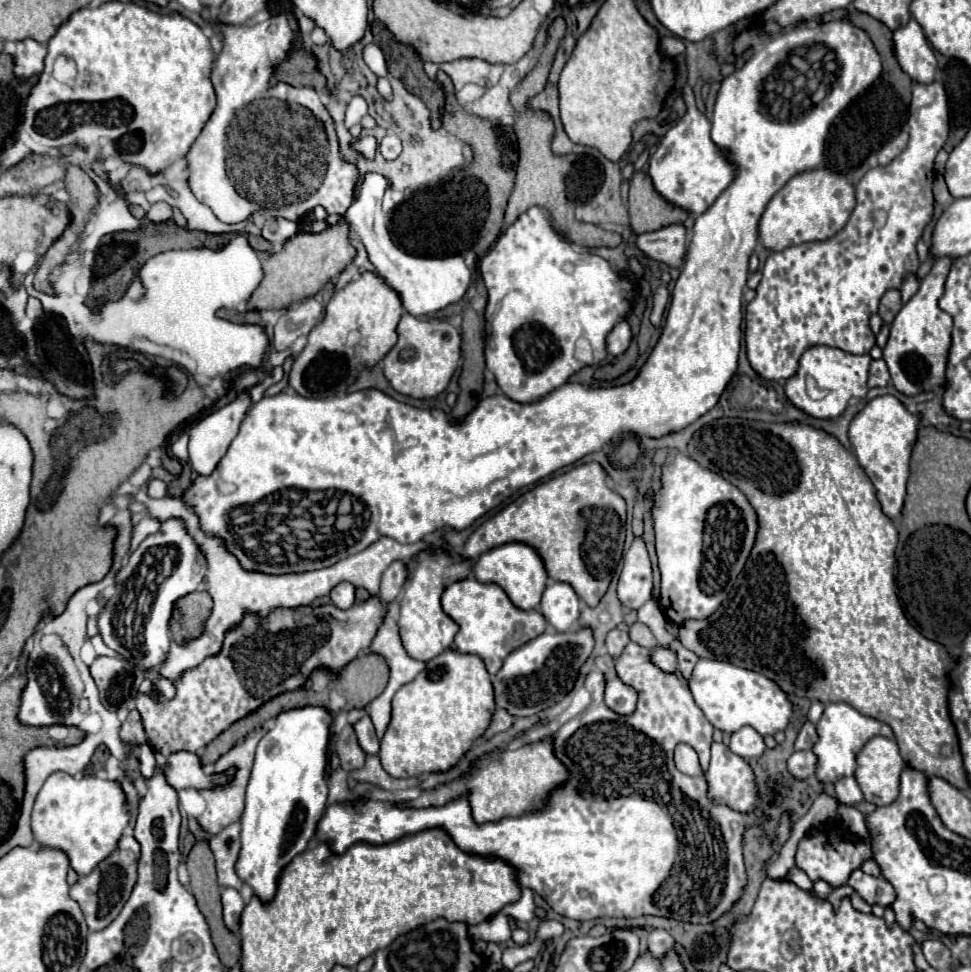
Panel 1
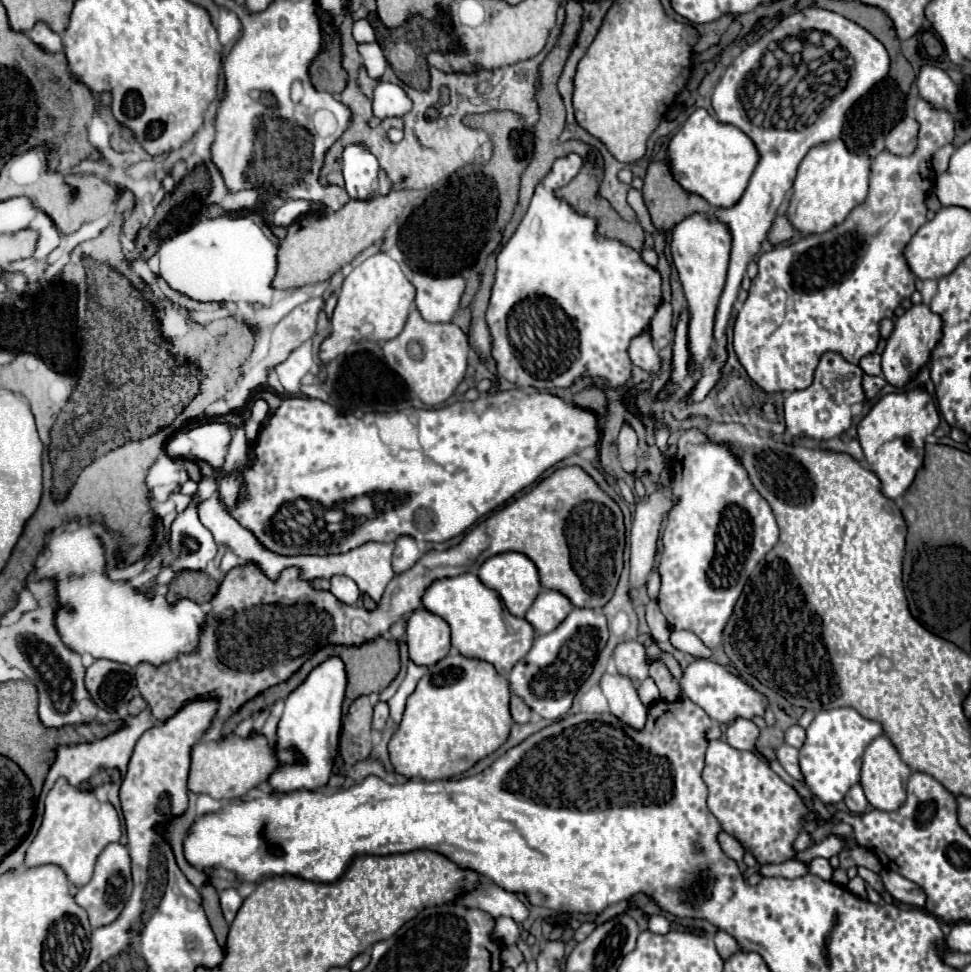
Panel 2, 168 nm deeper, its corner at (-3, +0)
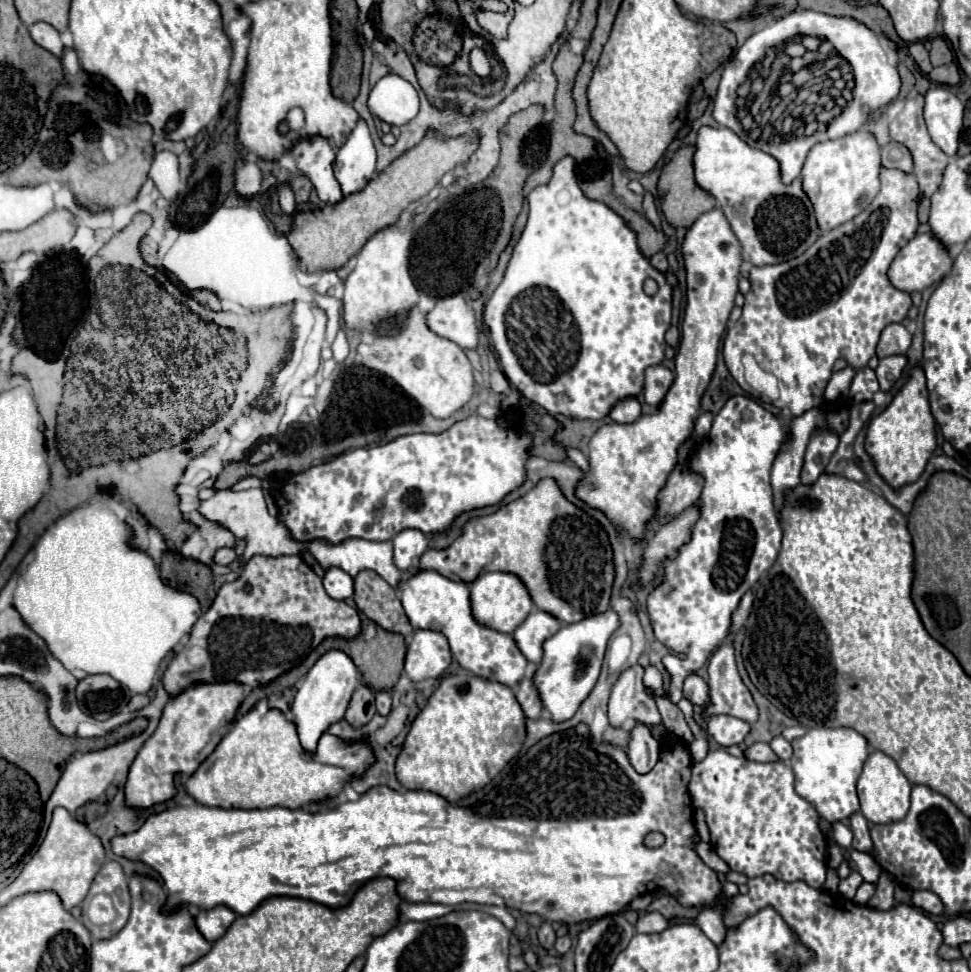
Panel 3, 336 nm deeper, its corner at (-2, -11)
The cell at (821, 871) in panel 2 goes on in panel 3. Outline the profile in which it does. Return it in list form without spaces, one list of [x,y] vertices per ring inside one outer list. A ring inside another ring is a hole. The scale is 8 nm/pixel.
[[[713,750],[705,756],[705,760],[693,764],[693,774],[689,780],[689,796],[695,808],[701,808],[707,814],[707,828],[711,834],[711,846],[719,854],[723,862],[735,872],[745,874],[747,878],[755,878],[761,874],[773,874],[785,882],[803,880],[811,888],[821,888],[825,882],[825,852],[827,842],[819,828],[817,810],[803,800],[793,790],[793,772],[791,768],[777,762],[751,762],[747,758],[735,758],[725,750]]]

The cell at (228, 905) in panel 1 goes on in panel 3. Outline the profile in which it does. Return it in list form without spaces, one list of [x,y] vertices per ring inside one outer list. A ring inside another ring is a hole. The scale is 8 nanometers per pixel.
[[[215,906],[211,910],[201,910],[195,918],[195,924],[197,924],[197,930],[201,932],[201,936],[207,940],[207,942],[215,942],[219,940],[225,930],[231,926],[231,922],[235,920],[235,912],[225,908],[225,906]]]

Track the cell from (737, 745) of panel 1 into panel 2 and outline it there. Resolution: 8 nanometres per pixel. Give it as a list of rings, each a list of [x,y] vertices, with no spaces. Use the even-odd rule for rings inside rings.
[[[738,719],[734,725],[726,729],[726,741],[740,751],[754,751],[758,735],[760,729],[754,725],[754,721],[748,719]]]

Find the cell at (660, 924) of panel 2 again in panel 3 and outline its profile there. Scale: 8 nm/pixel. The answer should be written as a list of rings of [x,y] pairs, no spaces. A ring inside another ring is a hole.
[[[645,912],[643,916],[637,918],[635,930],[643,932],[643,934],[655,934],[655,932],[663,932],[669,926],[669,922],[663,918],[663,914],[659,912]]]

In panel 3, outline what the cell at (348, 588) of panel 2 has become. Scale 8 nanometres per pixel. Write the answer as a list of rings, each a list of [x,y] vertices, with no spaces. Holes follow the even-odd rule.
[[[331,566],[329,570],[325,570],[323,586],[327,594],[335,600],[345,600],[353,596],[353,578],[349,578],[345,570],[337,570],[337,566]]]

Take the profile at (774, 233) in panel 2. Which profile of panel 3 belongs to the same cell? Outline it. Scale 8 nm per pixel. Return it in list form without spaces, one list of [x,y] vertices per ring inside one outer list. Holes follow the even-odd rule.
[[[703,126],[697,134],[695,148],[697,148],[695,156],[693,156],[695,180],[703,190],[713,194],[717,198],[717,202],[721,204],[721,210],[725,212],[735,236],[741,242],[741,256],[745,262],[751,262],[753,266],[781,264],[781,262],[787,262],[789,258],[801,256],[809,246],[813,246],[813,242],[819,238],[821,230],[817,226],[813,206],[811,206],[807,194],[803,192],[801,178],[795,178],[791,184],[783,184],[779,162],[771,154],[751,148],[729,128]]]

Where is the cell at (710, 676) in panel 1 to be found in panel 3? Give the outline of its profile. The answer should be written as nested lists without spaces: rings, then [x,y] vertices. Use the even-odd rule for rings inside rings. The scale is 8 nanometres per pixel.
[[[691,674],[685,678],[685,684],[683,684],[683,696],[687,700],[691,700],[693,704],[697,706],[705,706],[707,700],[709,700],[709,686],[703,678],[699,678],[697,674]]]

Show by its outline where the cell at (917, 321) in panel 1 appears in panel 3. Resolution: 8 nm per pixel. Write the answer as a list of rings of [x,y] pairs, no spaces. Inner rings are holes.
[[[887,356],[887,358],[879,360],[879,366],[877,366],[875,374],[877,374],[879,386],[881,386],[883,392],[887,392],[893,386],[893,382],[901,376],[905,364],[907,364],[905,356]]]

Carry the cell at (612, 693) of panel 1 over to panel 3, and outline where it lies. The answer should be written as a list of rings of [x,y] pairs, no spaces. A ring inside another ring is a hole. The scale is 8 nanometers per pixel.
[[[635,724],[629,736],[629,760],[639,774],[647,774],[657,764],[657,754],[661,752],[661,742],[655,740],[649,732],[649,726]]]

